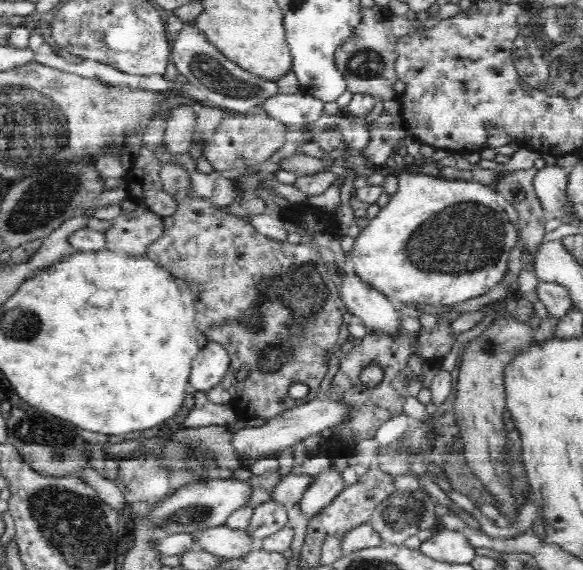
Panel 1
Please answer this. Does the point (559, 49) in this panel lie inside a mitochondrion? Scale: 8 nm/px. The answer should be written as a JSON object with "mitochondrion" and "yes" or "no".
{"mitochondrion":"yes"}

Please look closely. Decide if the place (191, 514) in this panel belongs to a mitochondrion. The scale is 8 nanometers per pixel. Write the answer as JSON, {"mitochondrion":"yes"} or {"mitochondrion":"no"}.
{"mitochondrion":"yes"}

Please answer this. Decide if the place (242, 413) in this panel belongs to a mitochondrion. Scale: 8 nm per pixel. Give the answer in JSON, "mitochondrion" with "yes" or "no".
{"mitochondrion":"no"}

